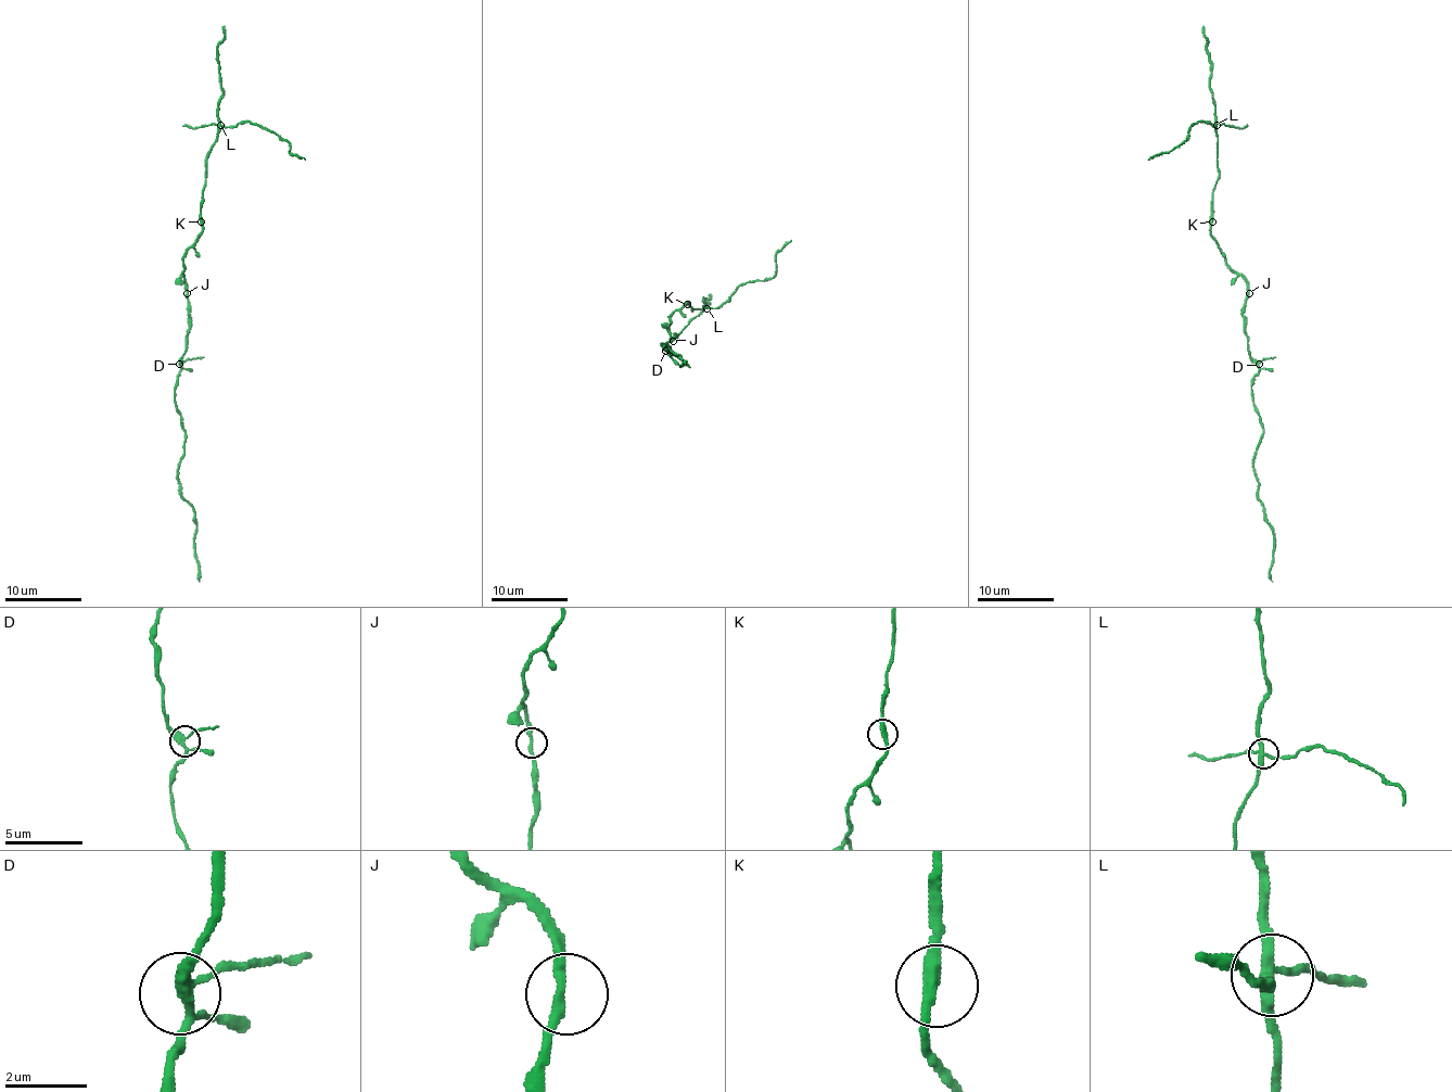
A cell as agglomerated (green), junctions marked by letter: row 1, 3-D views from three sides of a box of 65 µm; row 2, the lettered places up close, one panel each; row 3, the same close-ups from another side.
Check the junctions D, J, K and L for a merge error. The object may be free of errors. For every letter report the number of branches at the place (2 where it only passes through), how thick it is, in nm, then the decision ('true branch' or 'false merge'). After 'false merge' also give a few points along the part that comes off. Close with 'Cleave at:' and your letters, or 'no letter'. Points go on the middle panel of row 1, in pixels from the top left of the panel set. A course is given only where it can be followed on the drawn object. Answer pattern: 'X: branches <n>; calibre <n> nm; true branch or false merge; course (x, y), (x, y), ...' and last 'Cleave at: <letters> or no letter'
D: branches 4; calibre 280 nm; true branch
J: branches 2; calibre 240 nm; true branch
K: branches 2; calibre 300 nm; true branch
L: branches 4; calibre 280 nm; false merge; course (705, 307), (720, 307), (737, 289), (754, 281), (767, 281), (775, 274), (775, 256), (790, 240)
Cleave at: L

